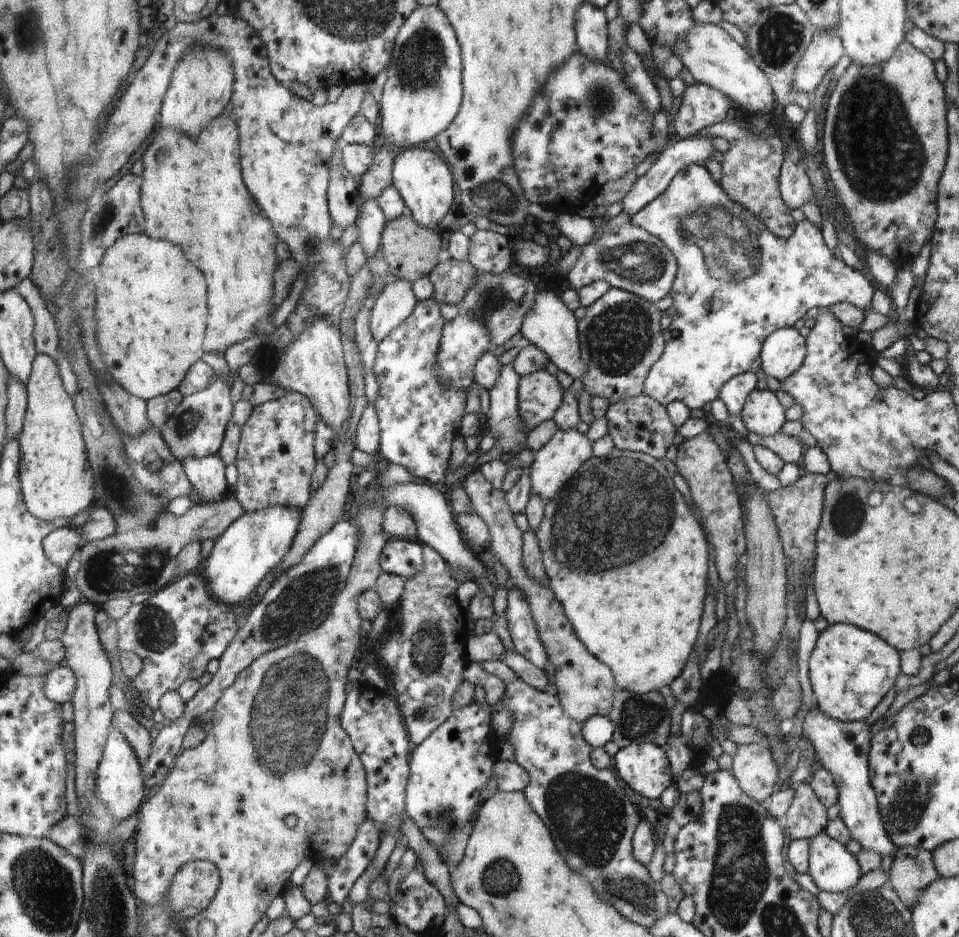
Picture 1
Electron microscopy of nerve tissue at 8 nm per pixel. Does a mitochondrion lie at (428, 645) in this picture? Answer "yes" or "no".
yes

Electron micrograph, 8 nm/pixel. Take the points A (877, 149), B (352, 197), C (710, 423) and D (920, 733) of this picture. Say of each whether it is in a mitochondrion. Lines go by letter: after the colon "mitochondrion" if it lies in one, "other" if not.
A: mitochondrion
B: other
C: other
D: other

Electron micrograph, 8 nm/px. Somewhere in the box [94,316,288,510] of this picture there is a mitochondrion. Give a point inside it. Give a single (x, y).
(188, 422)

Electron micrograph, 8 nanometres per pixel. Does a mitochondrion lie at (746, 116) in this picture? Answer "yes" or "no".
no

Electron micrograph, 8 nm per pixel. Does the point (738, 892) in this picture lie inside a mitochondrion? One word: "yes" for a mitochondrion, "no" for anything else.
yes

